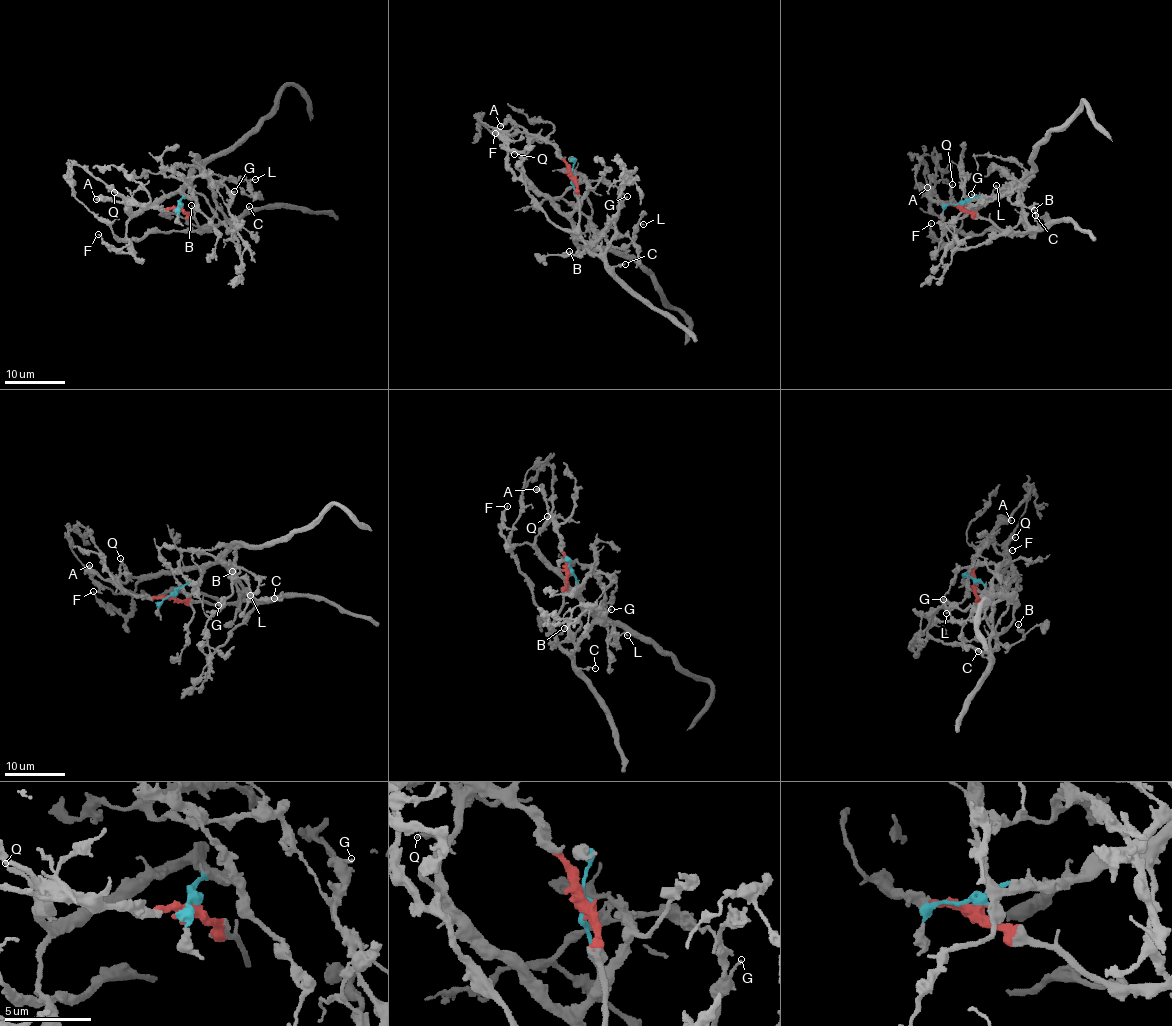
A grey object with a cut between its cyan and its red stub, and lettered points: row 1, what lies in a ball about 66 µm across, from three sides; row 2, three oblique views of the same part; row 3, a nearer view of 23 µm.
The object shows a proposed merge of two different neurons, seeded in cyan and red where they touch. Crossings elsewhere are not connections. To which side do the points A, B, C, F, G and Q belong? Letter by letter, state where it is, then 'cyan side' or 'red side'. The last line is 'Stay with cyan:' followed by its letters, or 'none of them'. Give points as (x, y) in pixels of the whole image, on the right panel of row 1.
A: (927, 187) | red side
B: (1034, 210) | cyan side
C: (1035, 215) | red side
F: (931, 223) | cyan side
G: (971, 194) | cyan side
Q: (952, 184) | cyan side
Stay with cyan: B, F, G, Q

